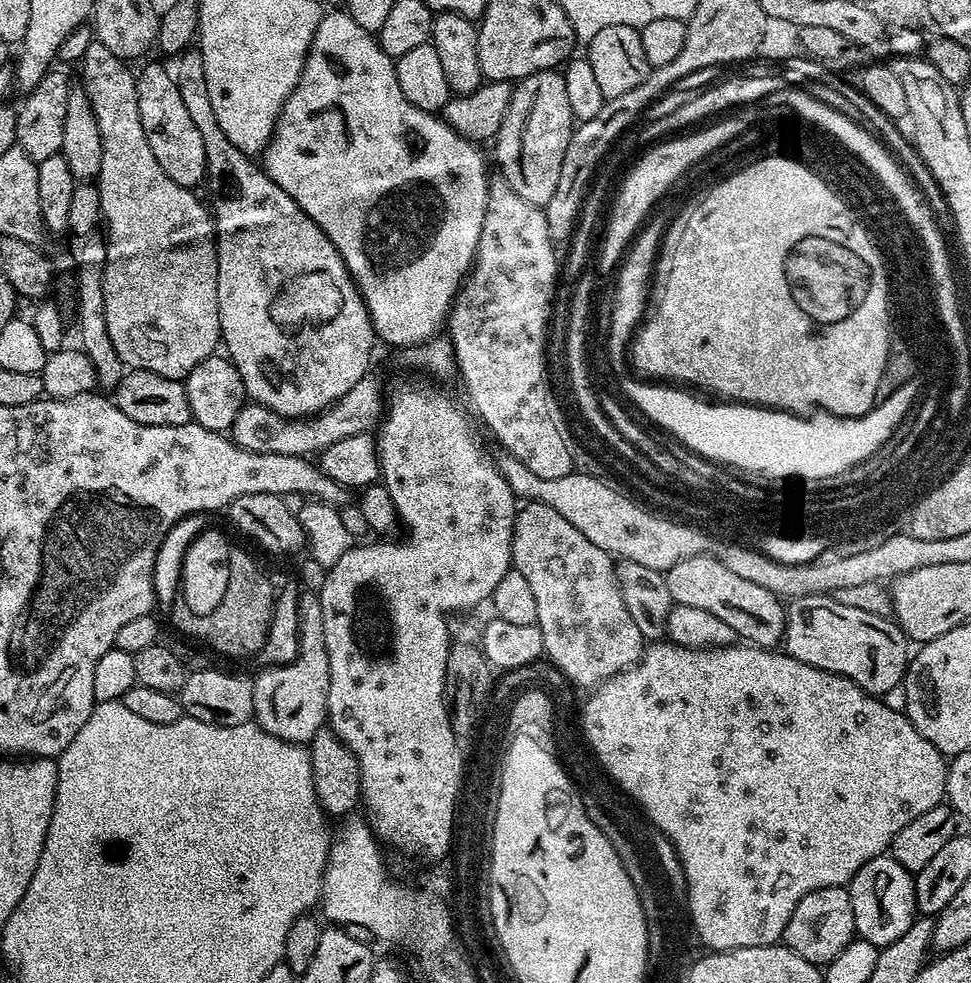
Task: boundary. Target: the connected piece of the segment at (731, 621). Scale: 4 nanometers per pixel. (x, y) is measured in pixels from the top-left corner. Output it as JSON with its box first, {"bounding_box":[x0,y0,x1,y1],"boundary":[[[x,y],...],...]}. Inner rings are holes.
{"bounding_box":[667,555,785,649],"boundary":[[[708,555],[691,556],[667,569],[673,601],[682,606],[698,606],[698,610],[707,610],[709,614],[722,618],[722,622],[726,622],[726,626],[749,645],[775,649],[784,639],[785,601],[755,582],[746,582],[746,578],[734,574],[734,570],[724,565],[723,559],[716,557],[715,560]]]}

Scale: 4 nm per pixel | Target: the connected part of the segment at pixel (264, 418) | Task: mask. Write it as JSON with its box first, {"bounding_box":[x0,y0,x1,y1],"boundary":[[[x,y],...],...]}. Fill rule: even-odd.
{"bounding_box":[230,394,362,457],"boundary":[[[359,394],[343,396],[341,400],[324,409],[323,412],[307,418],[289,418],[278,415],[274,410],[255,402],[245,403],[230,429],[230,438],[239,448],[248,452],[262,454],[286,454],[287,456],[307,457],[308,452],[319,454],[347,436],[361,435],[360,407],[362,398]]]}

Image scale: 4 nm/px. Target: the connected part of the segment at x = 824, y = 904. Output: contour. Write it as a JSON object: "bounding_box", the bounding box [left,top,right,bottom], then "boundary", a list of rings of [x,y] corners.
{"bounding_box":[783,887,856,966],"boundary":[[[847,887],[819,888],[806,894],[794,906],[790,922],[786,926],[783,939],[787,947],[806,958],[811,964],[827,966],[837,954],[856,936],[854,926],[854,906],[850,906]]]}

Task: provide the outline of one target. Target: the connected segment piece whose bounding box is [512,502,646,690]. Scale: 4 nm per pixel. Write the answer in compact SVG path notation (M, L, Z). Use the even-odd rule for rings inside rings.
M528 502L517 511L512 568L524 575L534 594L538 605L535 624L542 630L547 659L573 685L581 684L585 690L591 690L640 661L646 636L634 626L634 618L630 618L630 610L622 602L613 561L604 549L594 546L586 534L558 514L558 510ZM583 568L588 576L580 573Z

